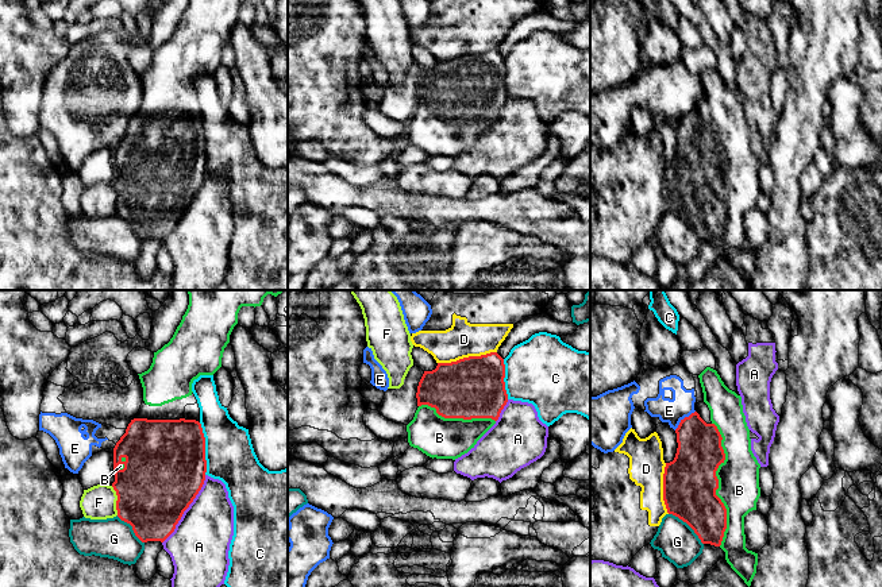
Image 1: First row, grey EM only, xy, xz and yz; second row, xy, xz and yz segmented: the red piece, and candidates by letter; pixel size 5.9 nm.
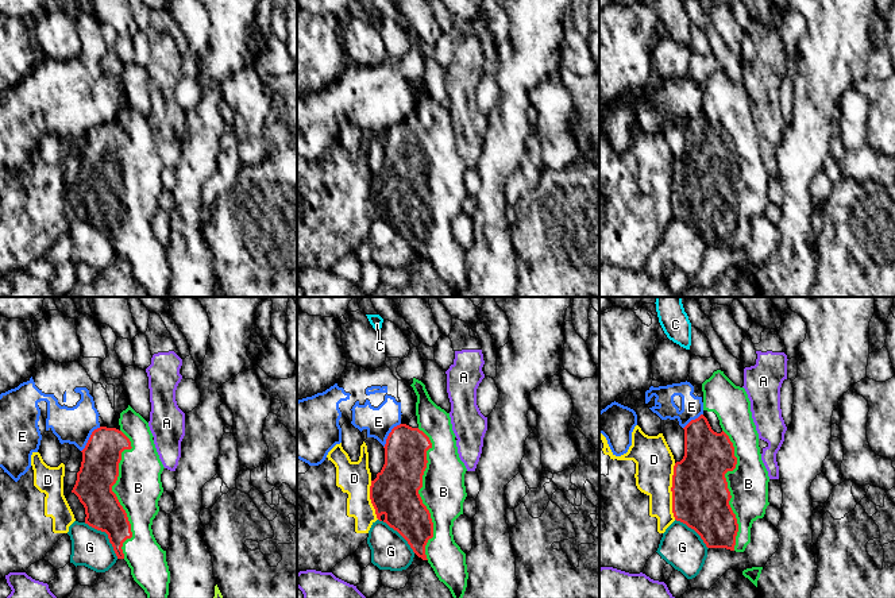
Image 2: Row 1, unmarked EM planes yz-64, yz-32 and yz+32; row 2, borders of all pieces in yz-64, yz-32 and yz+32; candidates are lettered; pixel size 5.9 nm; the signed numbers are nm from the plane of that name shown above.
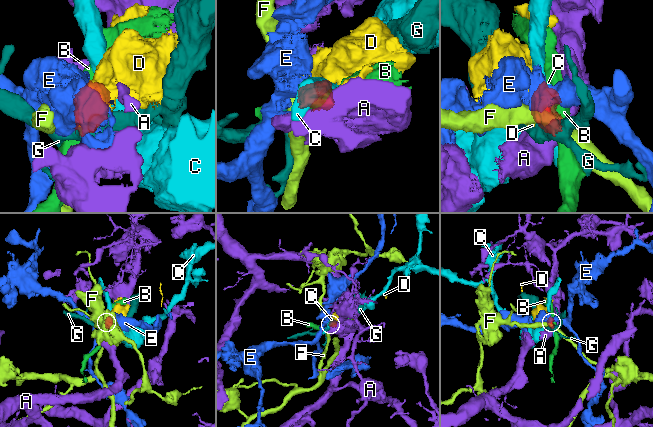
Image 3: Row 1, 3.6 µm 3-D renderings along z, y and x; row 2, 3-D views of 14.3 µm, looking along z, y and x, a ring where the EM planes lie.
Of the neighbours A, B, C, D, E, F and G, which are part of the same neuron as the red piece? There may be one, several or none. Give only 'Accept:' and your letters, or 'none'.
Accept: B

